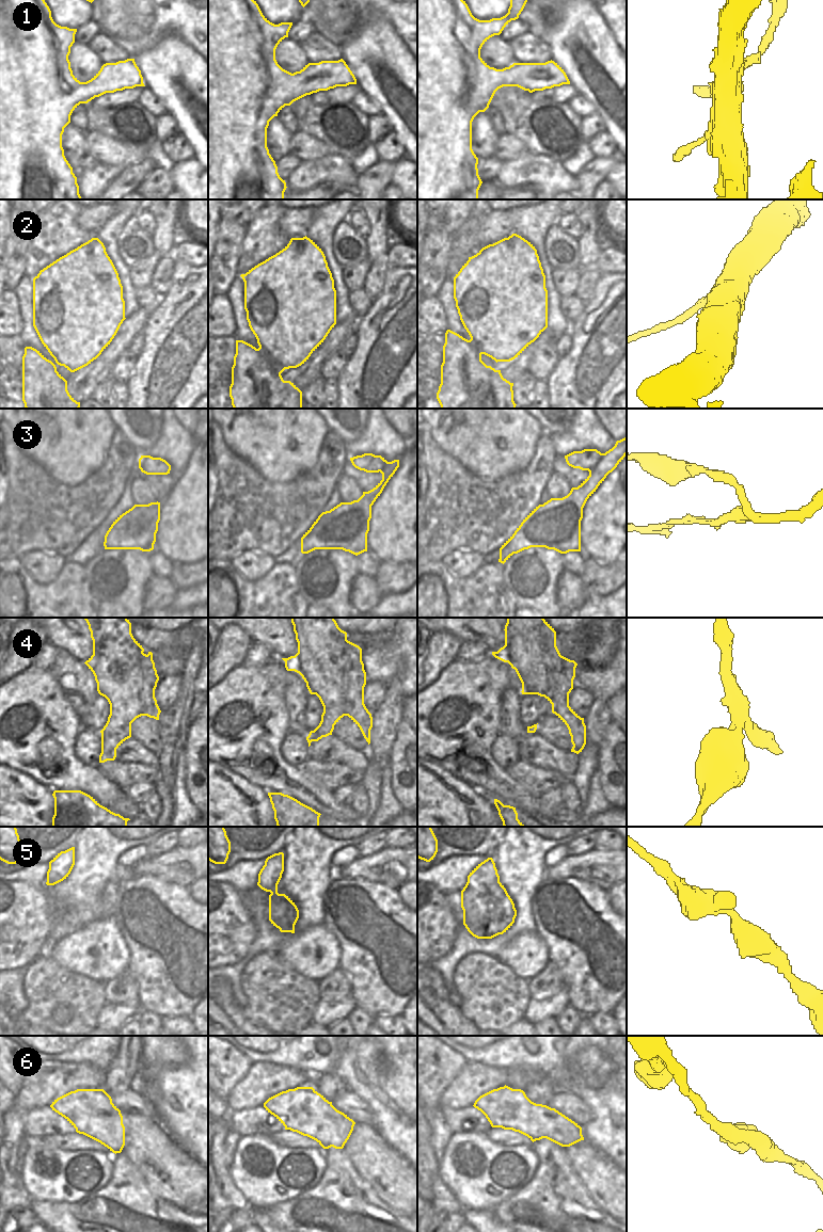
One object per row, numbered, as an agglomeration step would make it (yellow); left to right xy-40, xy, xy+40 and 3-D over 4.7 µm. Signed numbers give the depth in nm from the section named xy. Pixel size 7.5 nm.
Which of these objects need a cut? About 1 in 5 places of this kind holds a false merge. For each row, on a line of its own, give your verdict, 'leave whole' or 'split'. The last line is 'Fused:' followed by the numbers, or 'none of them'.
1: leave whole
2: leave whole
3: split
4: leave whole
5: leave whole
6: leave whole
Fused: 3

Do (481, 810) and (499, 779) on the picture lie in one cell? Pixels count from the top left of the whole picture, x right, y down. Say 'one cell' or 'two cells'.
two cells

